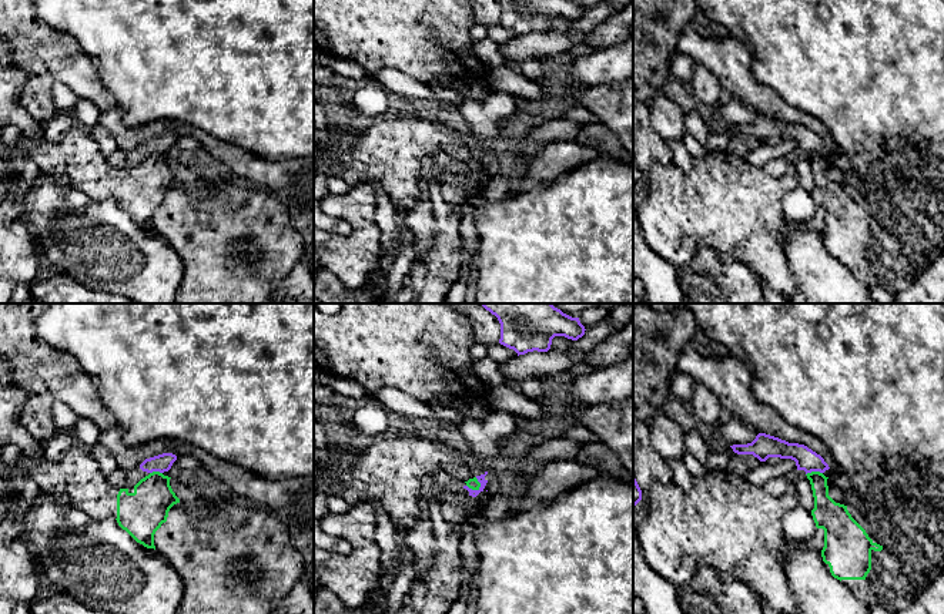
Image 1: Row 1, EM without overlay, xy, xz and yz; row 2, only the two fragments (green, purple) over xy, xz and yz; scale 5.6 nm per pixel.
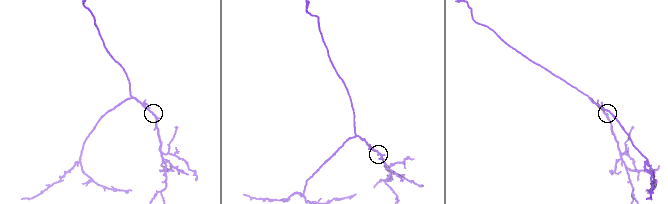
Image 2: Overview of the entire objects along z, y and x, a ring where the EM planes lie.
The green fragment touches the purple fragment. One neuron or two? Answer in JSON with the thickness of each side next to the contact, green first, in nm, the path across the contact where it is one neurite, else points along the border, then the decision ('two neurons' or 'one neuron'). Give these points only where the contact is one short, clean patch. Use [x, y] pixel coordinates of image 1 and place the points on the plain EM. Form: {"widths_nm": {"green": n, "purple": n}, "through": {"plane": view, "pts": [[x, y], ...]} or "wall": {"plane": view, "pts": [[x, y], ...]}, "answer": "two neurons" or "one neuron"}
{"widths_nm": {"green": 60, "purple": 50}, "wall": {"plane": "xz", "pts": [[481, 164], [476, 170], [471, 170], [467, 165]]}, "answer": "two neurons"}

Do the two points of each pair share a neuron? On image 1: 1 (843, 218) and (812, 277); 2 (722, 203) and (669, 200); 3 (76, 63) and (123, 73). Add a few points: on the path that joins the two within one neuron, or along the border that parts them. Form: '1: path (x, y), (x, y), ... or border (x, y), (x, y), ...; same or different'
1: border (820, 235), (826, 250), (850, 272); different
2: path (709, 203), (682, 203); same
3: border (76, 39), (81, 51), (113, 96); different

